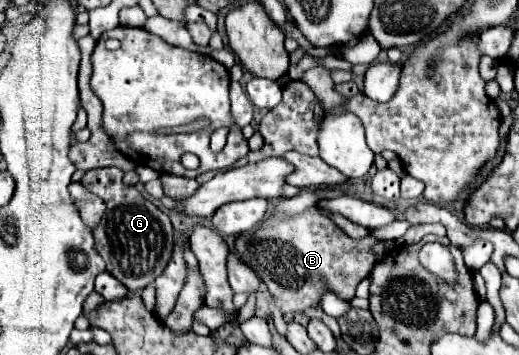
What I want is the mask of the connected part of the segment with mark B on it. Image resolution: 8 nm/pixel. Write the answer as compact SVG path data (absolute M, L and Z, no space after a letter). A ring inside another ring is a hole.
M313 206L303 214L287 216L263 226L253 238L237 240L235 248L241 260L259 272L283 314L295 314L309 306L317 306L327 290L349 302L355 296L357 284L375 266L371 254L375 242L377 240L371 236L365 236L363 240L349 238Z

